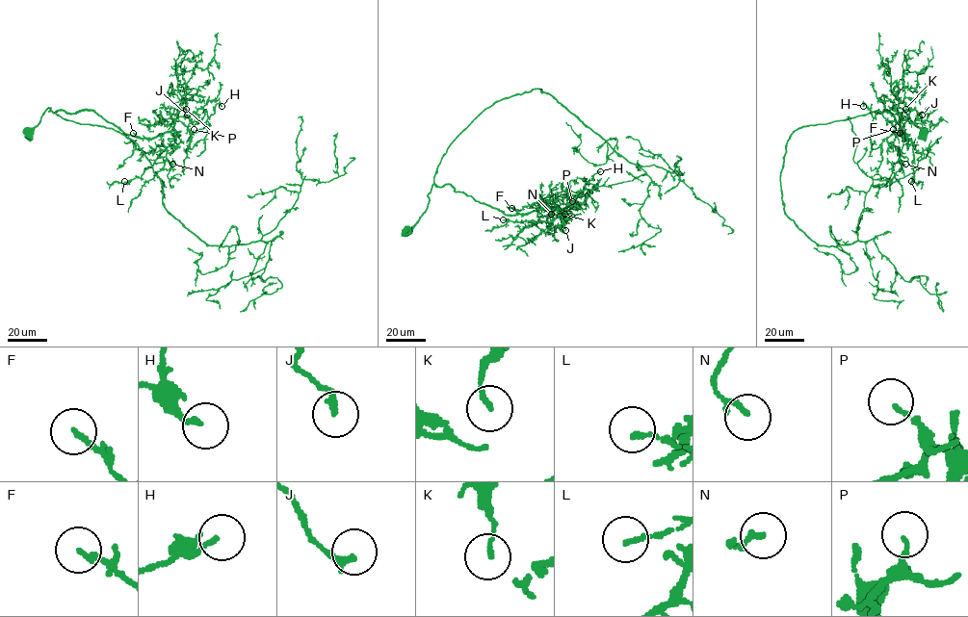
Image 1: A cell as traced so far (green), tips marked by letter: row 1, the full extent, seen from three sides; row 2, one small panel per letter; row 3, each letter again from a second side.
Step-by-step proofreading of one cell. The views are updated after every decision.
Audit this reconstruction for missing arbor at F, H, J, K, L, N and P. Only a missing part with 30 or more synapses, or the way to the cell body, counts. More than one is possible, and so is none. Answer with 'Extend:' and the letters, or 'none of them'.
Extend: none of them

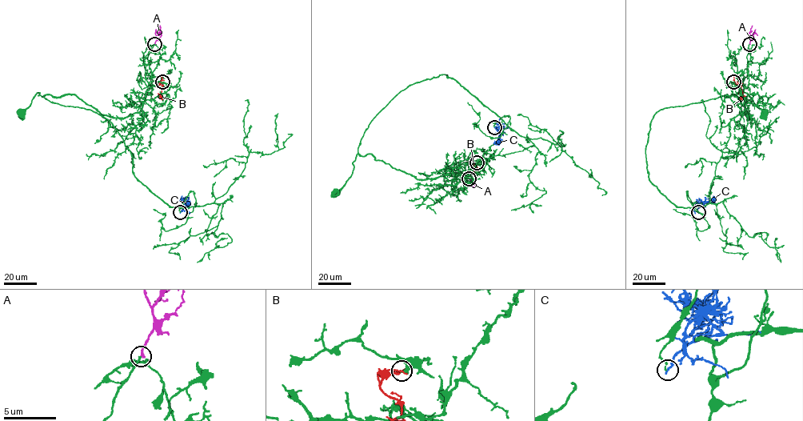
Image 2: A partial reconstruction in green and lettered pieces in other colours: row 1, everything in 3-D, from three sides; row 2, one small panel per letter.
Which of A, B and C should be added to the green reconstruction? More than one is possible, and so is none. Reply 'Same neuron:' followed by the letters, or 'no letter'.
Same neuron: A

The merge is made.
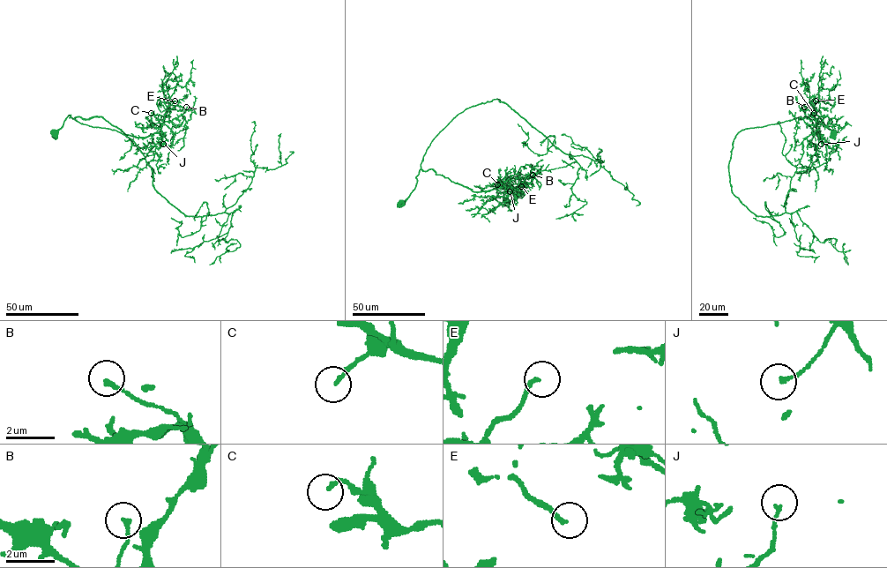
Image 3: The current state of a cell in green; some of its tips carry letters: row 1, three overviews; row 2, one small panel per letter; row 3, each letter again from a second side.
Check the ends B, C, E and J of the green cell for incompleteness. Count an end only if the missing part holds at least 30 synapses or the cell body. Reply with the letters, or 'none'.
E

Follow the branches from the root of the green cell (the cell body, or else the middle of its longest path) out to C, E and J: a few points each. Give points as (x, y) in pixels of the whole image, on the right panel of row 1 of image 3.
C: (833, 131), (816, 115), (798, 119), (808, 116), (821, 135), (820, 138), (811, 115), (814, 113)
E: (833, 131), (816, 115), (798, 119), (808, 116), (820, 137), (816, 135), (813, 104), (816, 100)
J: (833, 131), (816, 115), (799, 118), (808, 116), (821, 136), (816, 135), (824, 140), (821, 144)

